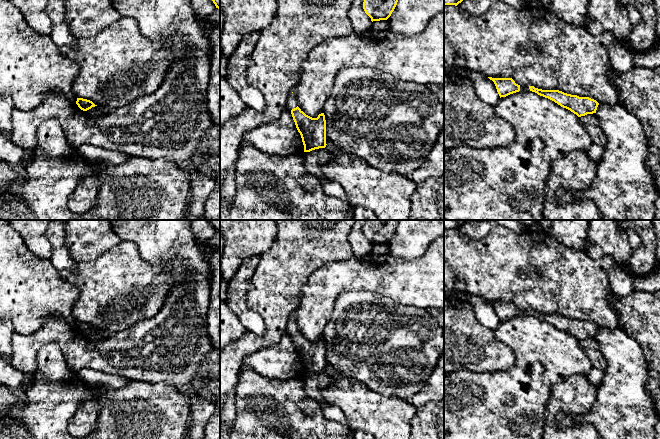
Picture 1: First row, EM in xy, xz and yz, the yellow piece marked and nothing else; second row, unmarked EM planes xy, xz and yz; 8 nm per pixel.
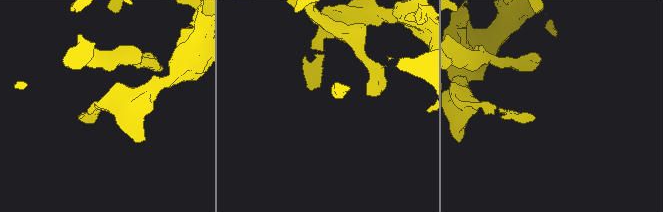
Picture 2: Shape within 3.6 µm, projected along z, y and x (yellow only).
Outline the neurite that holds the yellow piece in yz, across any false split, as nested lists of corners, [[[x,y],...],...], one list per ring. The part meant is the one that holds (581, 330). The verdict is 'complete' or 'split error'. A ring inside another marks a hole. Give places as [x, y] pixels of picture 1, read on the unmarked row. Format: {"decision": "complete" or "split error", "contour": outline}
{"decision": "split error", "contour": [[[529,310],[529,313],[570,334],[578,341],[595,337],[599,350],[607,361],[603,380],[597,387],[597,400],[591,411],[583,415],[560,411],[556,417],[557,426],[568,429],[580,423],[588,423],[597,430],[600,439],[654,439],[659,418],[654,408],[654,397],[647,390],[650,369],[637,341],[621,328],[599,328],[589,321],[579,321],[559,314],[542,314],[534,310]]]}

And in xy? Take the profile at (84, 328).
{"decision": "split error", "contour": [[[77,322],[76,328],[90,341],[101,341],[108,336],[108,333],[97,330],[92,325],[87,323]]]}

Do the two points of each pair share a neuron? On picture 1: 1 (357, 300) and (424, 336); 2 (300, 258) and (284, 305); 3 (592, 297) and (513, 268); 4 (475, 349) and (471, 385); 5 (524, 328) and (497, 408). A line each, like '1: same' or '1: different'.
1: same
2: same
3: same
4: different
5: same

